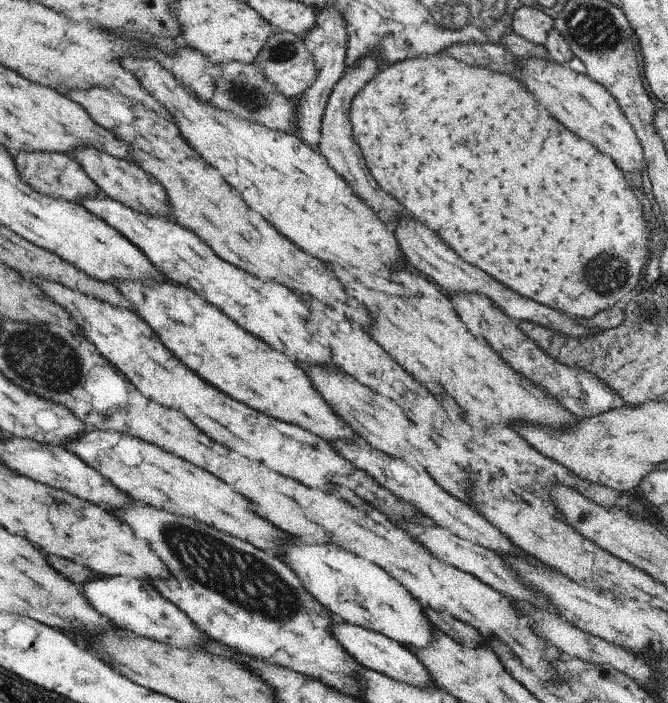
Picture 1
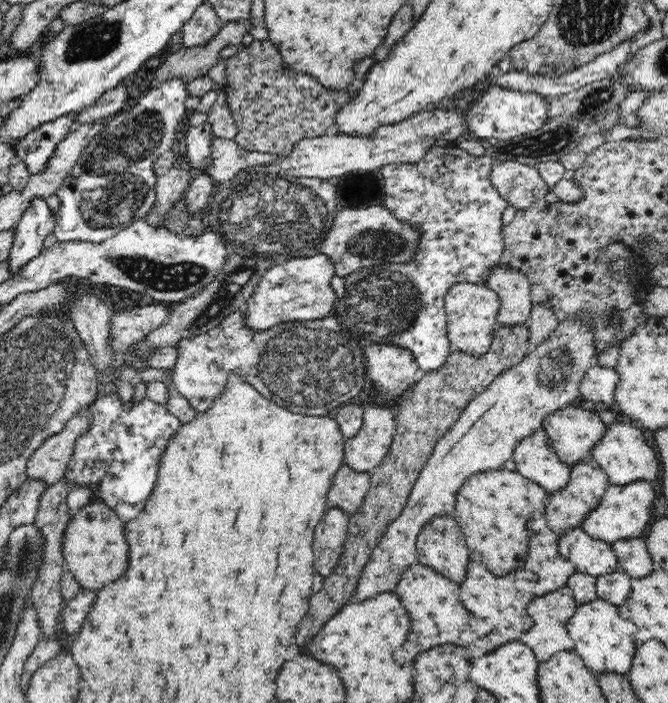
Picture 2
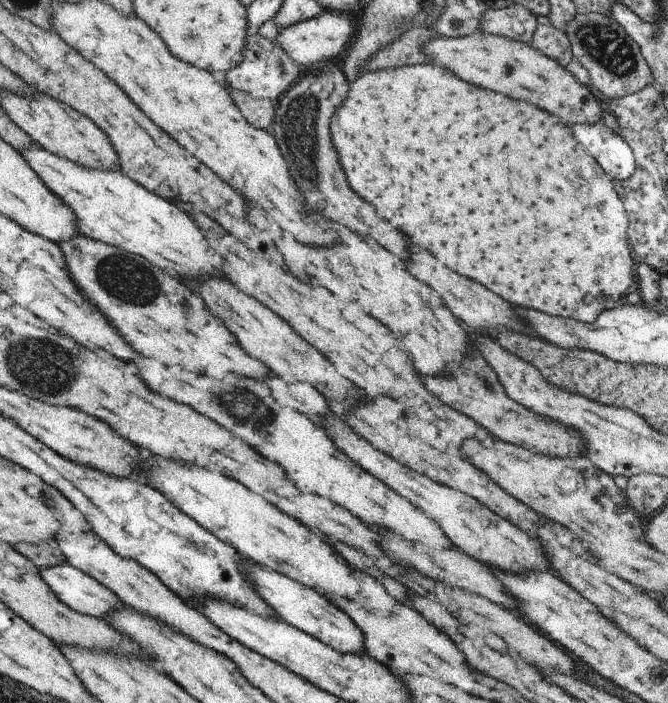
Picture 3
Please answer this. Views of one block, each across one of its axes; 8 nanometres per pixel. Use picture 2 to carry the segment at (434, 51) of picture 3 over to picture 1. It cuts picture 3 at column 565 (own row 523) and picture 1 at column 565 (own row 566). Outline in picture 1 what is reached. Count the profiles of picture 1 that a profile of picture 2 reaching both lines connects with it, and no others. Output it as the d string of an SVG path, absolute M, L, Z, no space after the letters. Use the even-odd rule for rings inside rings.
M531 58L518 61L520 74L518 78L534 94L534 98L546 108L552 116L558 118L570 132L588 140L600 152L607 154L614 164L624 173L642 172L646 178L646 166L643 148L635 129L626 118L617 100L600 83L588 75L576 73L566 64L554 63L552 60Z

